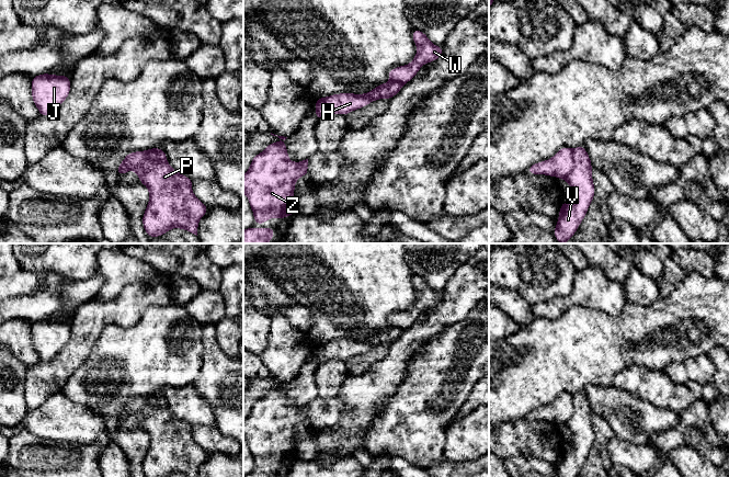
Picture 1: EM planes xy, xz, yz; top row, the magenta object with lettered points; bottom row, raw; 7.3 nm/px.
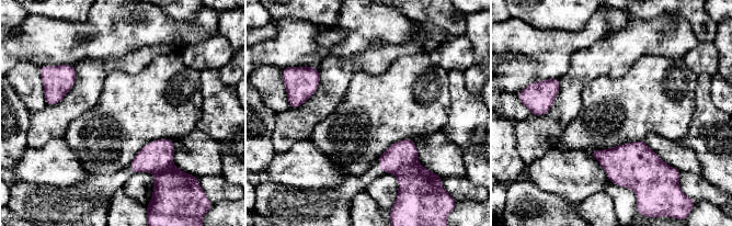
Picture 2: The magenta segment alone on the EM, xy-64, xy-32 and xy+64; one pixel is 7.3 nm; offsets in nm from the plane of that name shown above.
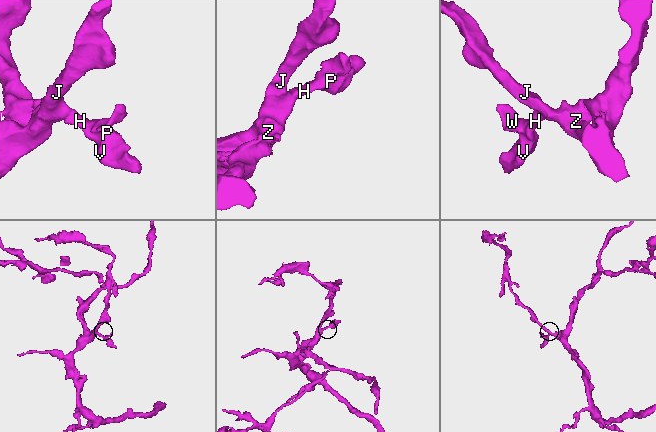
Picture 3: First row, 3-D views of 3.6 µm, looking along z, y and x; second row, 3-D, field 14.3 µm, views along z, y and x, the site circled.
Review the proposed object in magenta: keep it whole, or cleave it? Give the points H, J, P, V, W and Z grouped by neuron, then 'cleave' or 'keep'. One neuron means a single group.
groups H J P V Z / W; cleave

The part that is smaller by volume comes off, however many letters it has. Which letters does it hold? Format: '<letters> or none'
W

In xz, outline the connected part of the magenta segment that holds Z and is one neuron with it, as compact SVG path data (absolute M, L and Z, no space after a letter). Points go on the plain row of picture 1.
M277 382L282 387L281 388L271 388L266 391L263 398L258 399L251 407L250 413L247 419L243 421L243 439L249 444L249 450L254 461L254 468L263 469L265 466L277 463L284 465L288 461L295 461L295 443L294 434L296 425L300 422L308 420L308 405L300 408L292 408L287 401L286 389L284 386L287 383Z

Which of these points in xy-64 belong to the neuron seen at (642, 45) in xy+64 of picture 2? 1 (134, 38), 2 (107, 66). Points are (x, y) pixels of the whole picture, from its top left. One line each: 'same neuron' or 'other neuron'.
1: other neuron
2: same neuron

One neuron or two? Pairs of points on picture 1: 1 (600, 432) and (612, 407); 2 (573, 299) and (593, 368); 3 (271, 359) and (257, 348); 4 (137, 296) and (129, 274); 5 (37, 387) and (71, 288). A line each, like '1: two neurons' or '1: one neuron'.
1: two neurons
2: two neurons
3: two neurons
4: two neurons
5: two neurons

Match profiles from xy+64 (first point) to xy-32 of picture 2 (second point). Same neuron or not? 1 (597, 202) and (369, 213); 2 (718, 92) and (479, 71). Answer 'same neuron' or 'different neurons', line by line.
1: same neuron
2: same neuron

